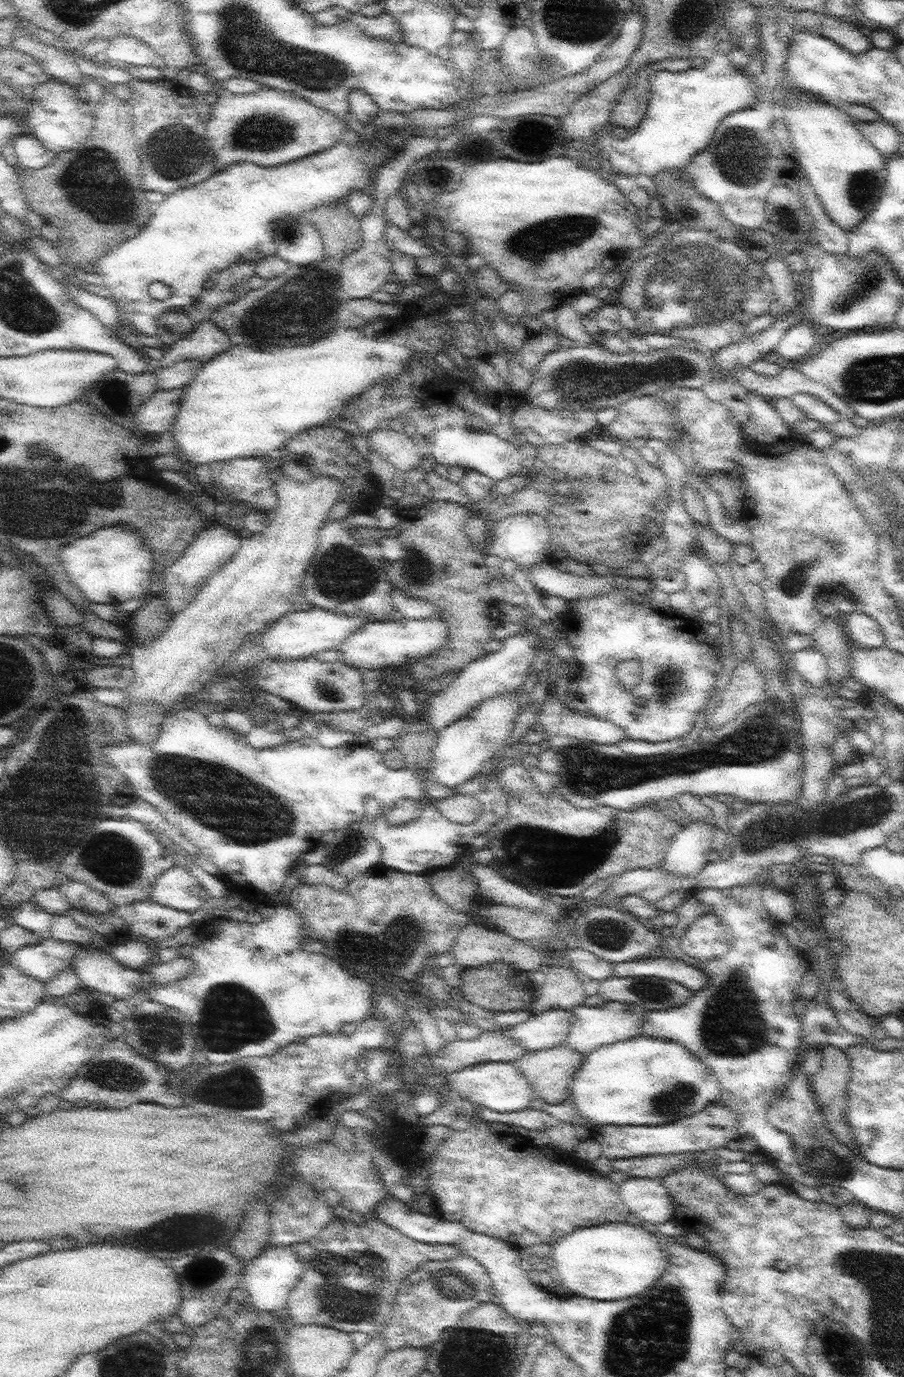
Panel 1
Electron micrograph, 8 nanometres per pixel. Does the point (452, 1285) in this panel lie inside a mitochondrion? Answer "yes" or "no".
yes

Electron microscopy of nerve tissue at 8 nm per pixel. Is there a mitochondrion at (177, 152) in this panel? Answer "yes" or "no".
yes

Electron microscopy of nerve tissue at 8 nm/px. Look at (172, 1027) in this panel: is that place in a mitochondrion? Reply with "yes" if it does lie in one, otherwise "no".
yes

